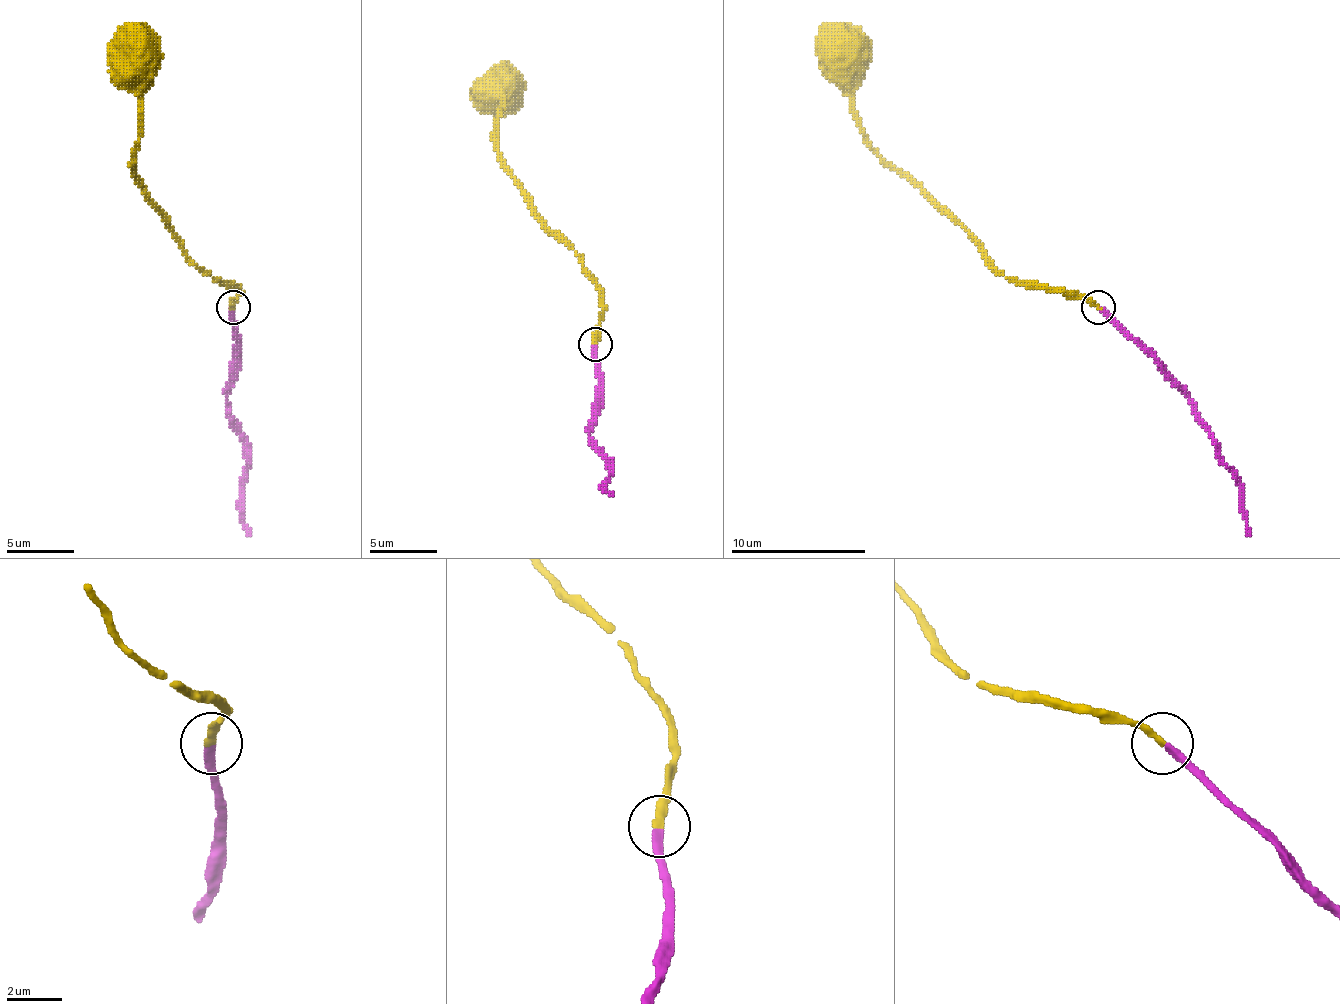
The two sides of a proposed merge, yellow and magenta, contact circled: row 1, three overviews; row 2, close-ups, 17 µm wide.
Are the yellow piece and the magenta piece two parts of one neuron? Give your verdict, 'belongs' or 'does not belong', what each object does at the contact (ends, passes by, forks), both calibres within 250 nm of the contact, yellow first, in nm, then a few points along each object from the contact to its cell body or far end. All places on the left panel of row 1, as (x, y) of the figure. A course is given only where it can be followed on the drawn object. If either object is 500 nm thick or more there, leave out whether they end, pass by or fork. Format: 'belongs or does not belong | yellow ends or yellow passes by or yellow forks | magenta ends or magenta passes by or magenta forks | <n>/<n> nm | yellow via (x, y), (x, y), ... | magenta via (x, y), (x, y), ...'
belongs | yellow ends | magenta ends | 240/260 nm | yellow via (233, 308), (240, 295), (216, 281), (186, 254), (135, 176), (142, 78), (149, 64), (132, 57) | magenta via (233, 308), (237, 376), (227, 393), (227, 413), (247, 440), (244, 529), (250, 535)

